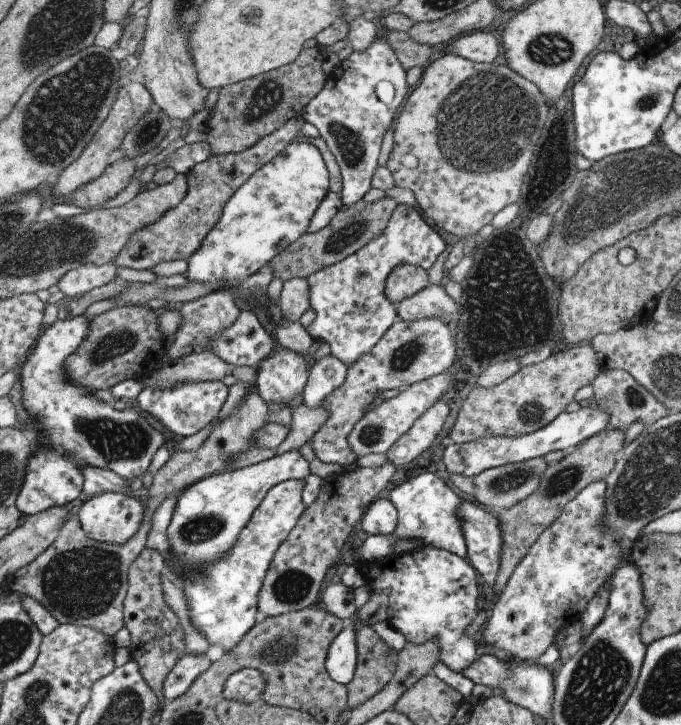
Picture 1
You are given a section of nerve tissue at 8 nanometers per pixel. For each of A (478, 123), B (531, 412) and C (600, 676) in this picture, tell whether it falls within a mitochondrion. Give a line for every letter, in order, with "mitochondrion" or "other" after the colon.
A: mitochondrion
B: mitochondrion
C: mitochondrion

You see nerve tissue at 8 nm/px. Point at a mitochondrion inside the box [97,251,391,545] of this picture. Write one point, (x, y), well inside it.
(371, 433)

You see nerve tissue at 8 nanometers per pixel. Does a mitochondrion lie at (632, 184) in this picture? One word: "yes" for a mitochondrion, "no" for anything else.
yes

